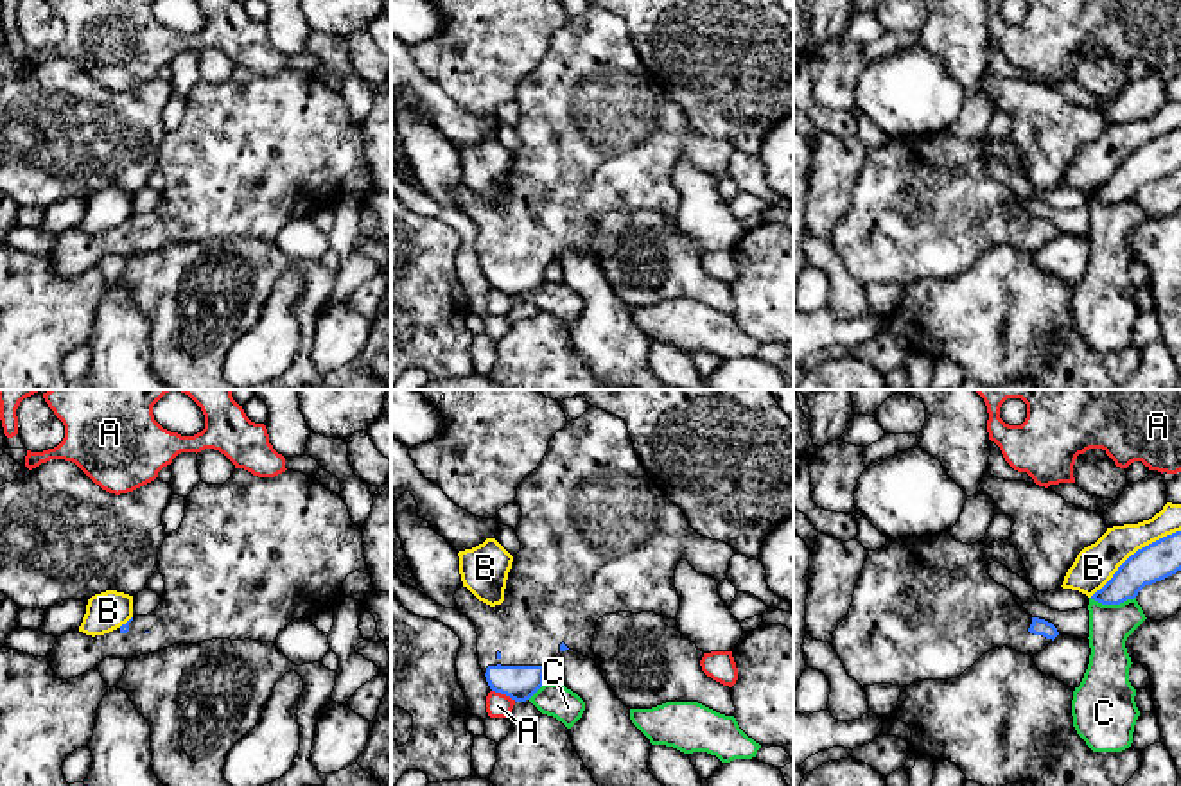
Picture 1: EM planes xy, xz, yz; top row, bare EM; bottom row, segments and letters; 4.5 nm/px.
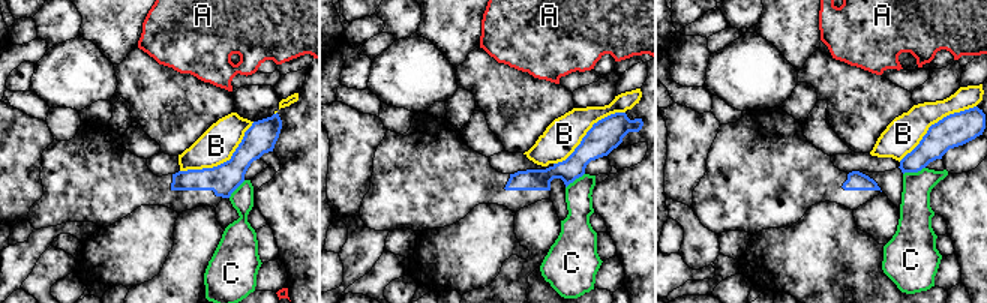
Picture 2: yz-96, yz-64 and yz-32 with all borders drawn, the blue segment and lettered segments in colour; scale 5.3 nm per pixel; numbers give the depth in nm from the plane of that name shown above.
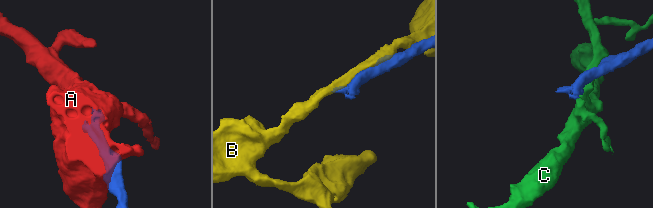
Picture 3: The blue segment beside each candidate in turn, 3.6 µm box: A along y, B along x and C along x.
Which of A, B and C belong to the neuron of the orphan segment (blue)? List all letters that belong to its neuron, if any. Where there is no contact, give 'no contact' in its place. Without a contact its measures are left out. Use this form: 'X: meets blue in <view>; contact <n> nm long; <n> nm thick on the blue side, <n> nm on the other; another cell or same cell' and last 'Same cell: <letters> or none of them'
A: meets blue in xz; contact 120 nm long; 160 nm thick on the blue side, 110 nm on the other; another cell
B: meets blue in yz; contact 500 nm long; 170 nm thick on the blue side, 180 nm on the other; another cell
C: meets blue in yz; contact 200 nm long; 170 nm thick on the blue side, 190 nm on the other; another cell
Same cell: none of them

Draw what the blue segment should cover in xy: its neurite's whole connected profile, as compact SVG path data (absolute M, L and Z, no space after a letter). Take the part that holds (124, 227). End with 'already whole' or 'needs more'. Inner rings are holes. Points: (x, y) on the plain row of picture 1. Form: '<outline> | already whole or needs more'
M235 66L224 83L199 79L194 84L181 124L158 149L158 169L165 190L154 210L135 214L104 233L75 228L57 235L47 253L56 276L75 276L106 255L127 258L174 242L212 237L275 240L291 219L332 208L345 196L348 172L370 172L363 124L352 120L341 93L302 70L258 75L244 66Z | needs more

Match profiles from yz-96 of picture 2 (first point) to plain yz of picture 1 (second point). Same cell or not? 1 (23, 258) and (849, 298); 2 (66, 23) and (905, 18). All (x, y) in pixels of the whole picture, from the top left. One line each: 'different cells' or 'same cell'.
1: same cell
2: same cell

